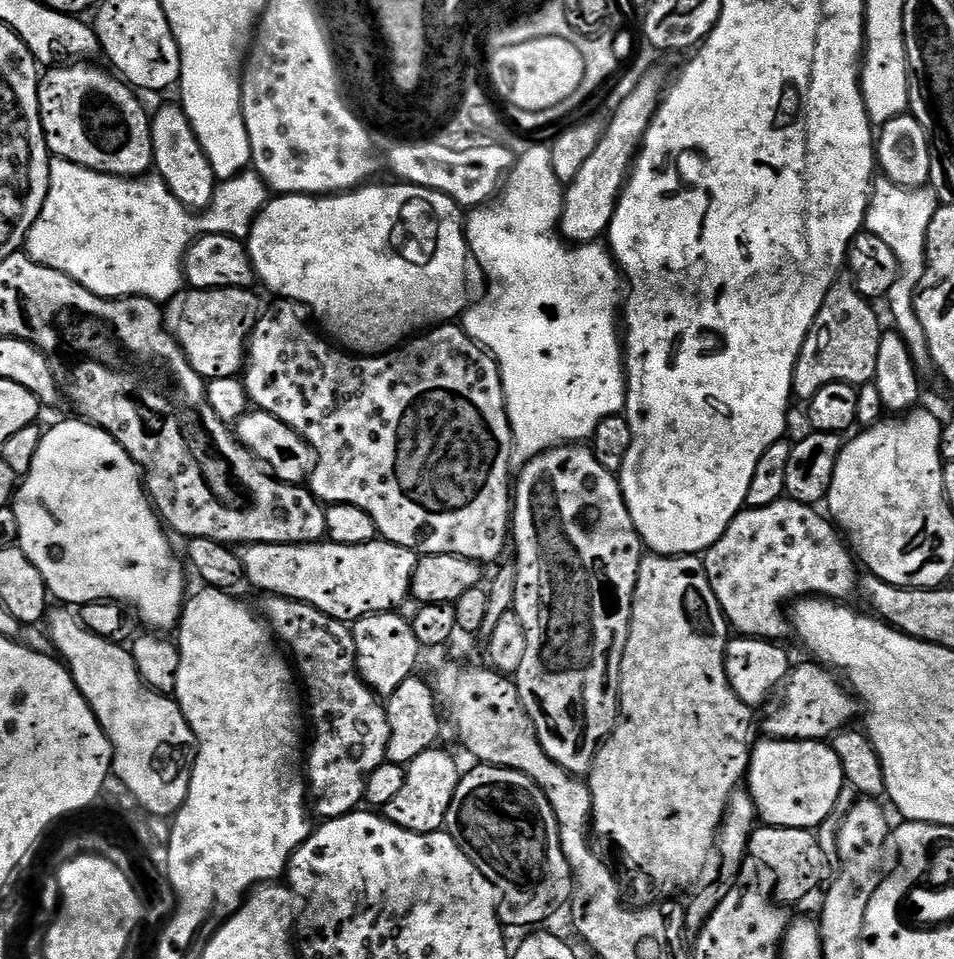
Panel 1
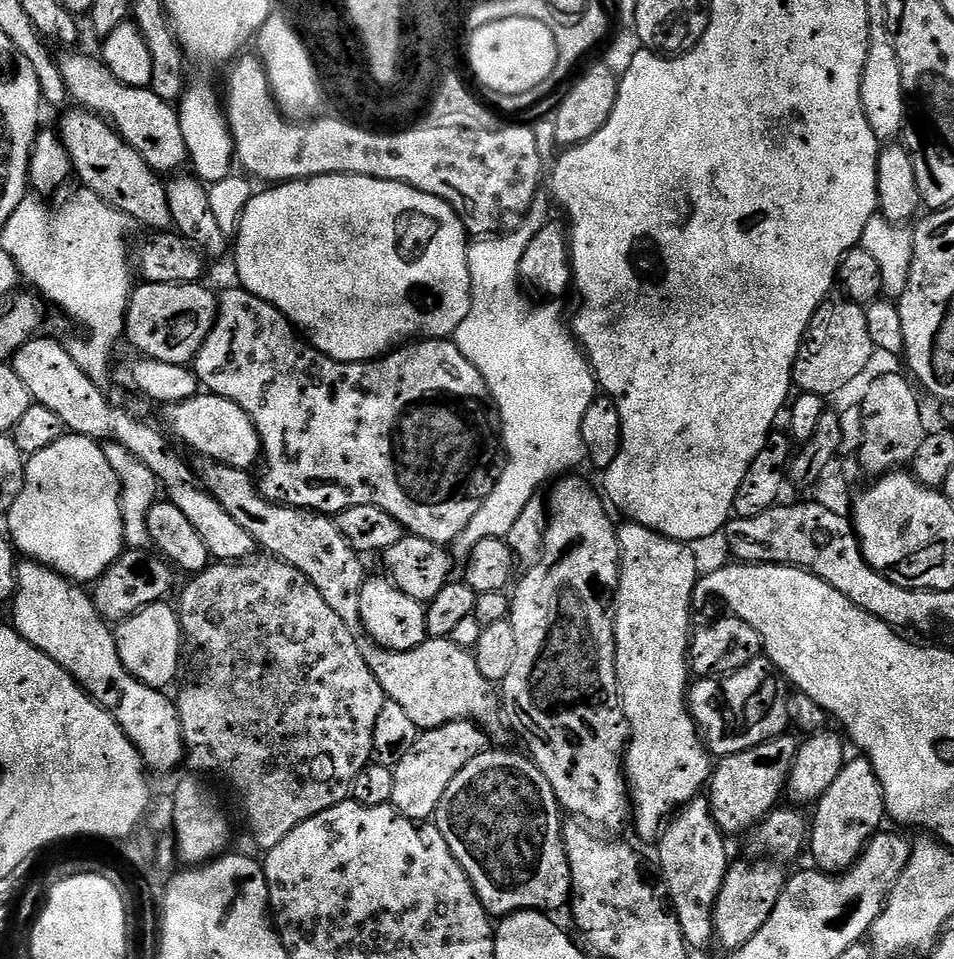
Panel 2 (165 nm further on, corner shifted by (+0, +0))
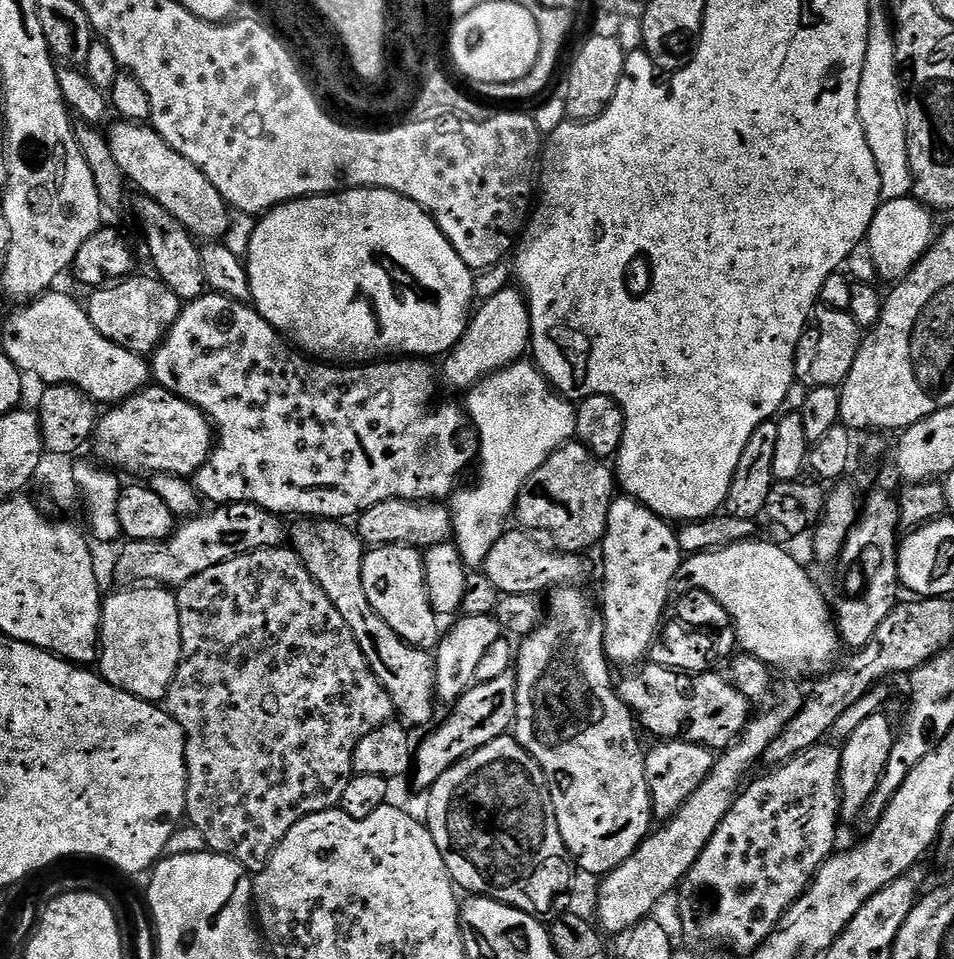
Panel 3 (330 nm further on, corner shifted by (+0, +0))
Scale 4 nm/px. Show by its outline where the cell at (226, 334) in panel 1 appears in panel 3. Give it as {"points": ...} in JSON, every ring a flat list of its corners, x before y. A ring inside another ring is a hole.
{"points":[[133,274,117,283,95,289,86,300,90,322,106,338,131,352,151,354,168,337,168,331,178,322,182,302,159,278]]}

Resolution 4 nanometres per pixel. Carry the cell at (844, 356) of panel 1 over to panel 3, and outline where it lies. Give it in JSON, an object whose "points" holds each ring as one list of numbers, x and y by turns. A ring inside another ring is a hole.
{"points":[[821,307,813,315,809,325,804,329,800,345,796,351,796,380,809,388,835,388,843,385,845,378,850,374,850,366,854,366,854,358,858,358,862,329,856,325,856,319,849,312,836,312,832,308]]}

